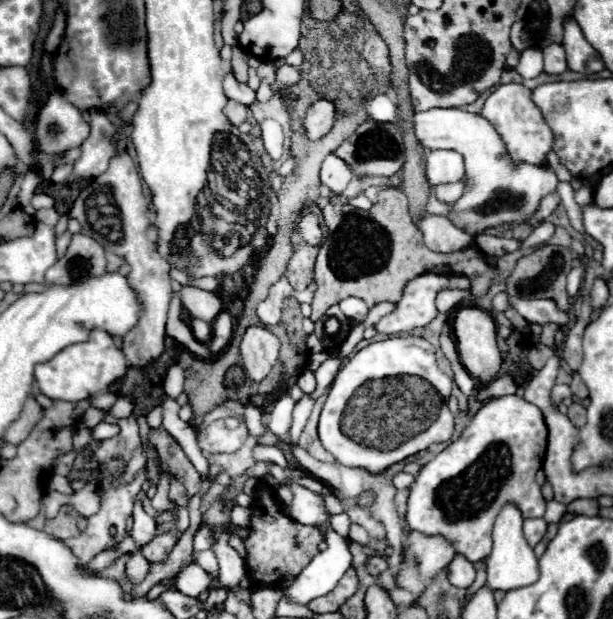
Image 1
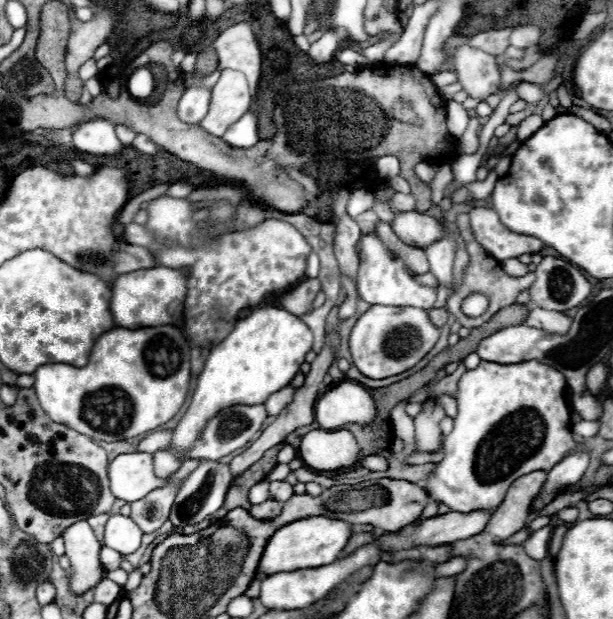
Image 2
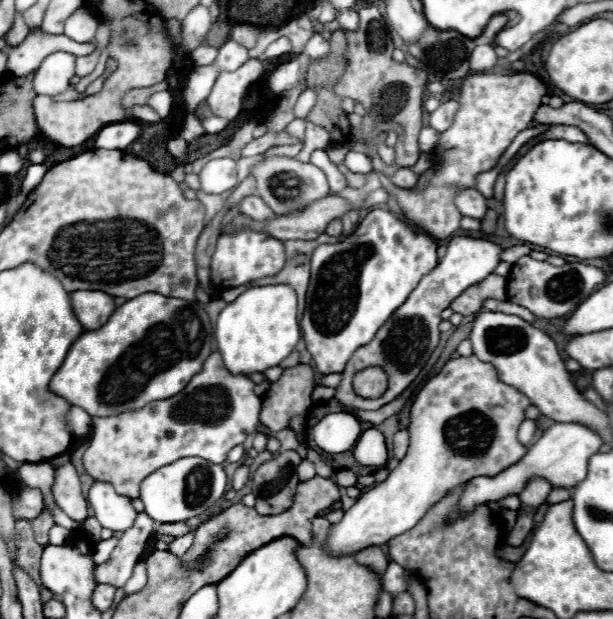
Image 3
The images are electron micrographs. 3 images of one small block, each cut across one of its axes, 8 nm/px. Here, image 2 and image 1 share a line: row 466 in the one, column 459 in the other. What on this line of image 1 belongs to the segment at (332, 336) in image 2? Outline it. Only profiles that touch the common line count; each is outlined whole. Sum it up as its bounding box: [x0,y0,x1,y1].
[416,212,474,252]

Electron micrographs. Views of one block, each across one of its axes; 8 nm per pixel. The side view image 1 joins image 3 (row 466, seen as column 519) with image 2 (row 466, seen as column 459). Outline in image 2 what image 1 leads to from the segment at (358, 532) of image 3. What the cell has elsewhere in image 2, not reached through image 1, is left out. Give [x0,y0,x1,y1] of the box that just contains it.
[428,360,578,514]

